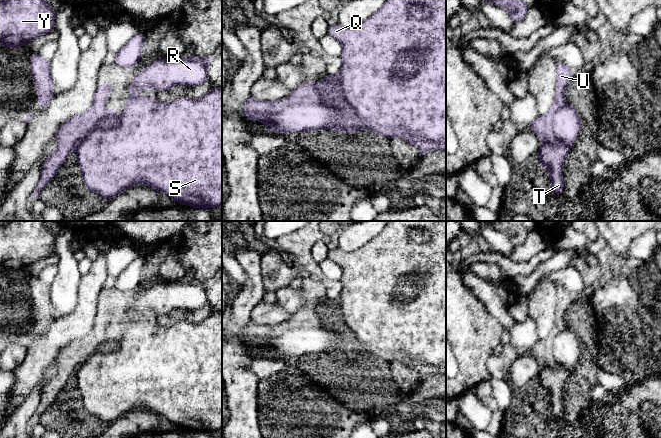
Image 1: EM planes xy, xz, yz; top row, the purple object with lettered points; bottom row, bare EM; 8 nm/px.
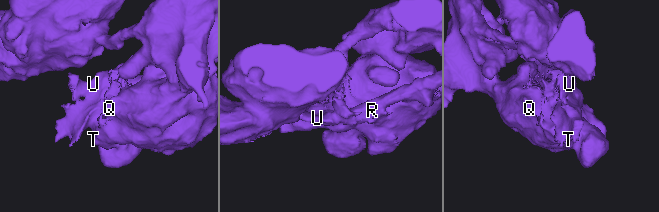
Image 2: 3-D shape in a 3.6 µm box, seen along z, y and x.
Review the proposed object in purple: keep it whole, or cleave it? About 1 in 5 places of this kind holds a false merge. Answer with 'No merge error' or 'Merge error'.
Merge error

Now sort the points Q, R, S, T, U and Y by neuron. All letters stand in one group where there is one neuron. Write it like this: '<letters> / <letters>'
Q S T U Y / R

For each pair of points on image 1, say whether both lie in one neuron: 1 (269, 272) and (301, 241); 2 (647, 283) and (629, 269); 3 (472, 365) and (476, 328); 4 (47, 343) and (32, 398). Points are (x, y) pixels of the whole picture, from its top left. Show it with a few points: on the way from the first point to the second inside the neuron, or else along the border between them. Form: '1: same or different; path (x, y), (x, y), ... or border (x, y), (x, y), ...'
1: same; path (269, 260), (269, 257), (281, 245), (289, 243)
2: same; path (643, 279), (633, 269)
3: same; path (472, 356), (473, 337)
4: different; border (46, 365), (42, 377), (20, 404)

